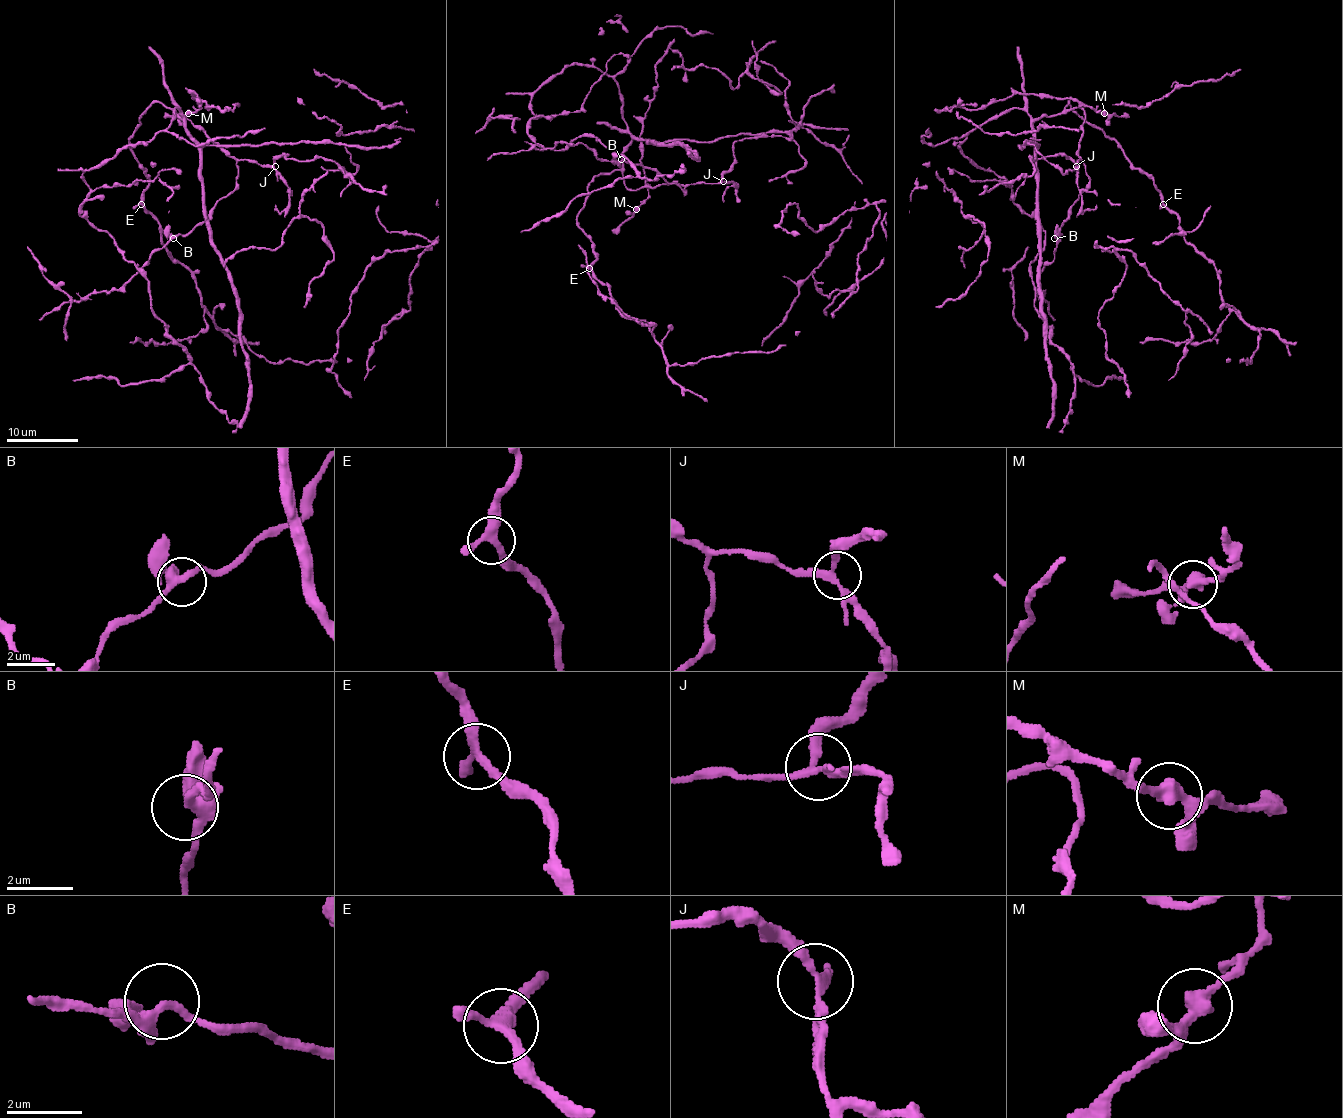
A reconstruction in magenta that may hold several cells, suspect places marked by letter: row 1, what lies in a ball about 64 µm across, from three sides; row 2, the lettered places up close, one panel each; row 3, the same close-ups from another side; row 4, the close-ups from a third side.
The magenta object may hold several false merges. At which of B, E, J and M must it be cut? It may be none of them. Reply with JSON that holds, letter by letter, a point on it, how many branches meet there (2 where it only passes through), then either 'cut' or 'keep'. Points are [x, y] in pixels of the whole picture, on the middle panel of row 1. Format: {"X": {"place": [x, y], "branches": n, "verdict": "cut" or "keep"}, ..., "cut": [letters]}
{"B": {"place": [621, 159], "branches": 4, "verdict": "keep"}, "E": {"place": [589, 268], "branches": 3, "verdict": "keep"}, "J": {"place": [723, 181], "branches": 3, "verdict": "keep"}, "M": {"place": [636, 209], "branches": 3, "verdict": "keep"}, "cut": []}

